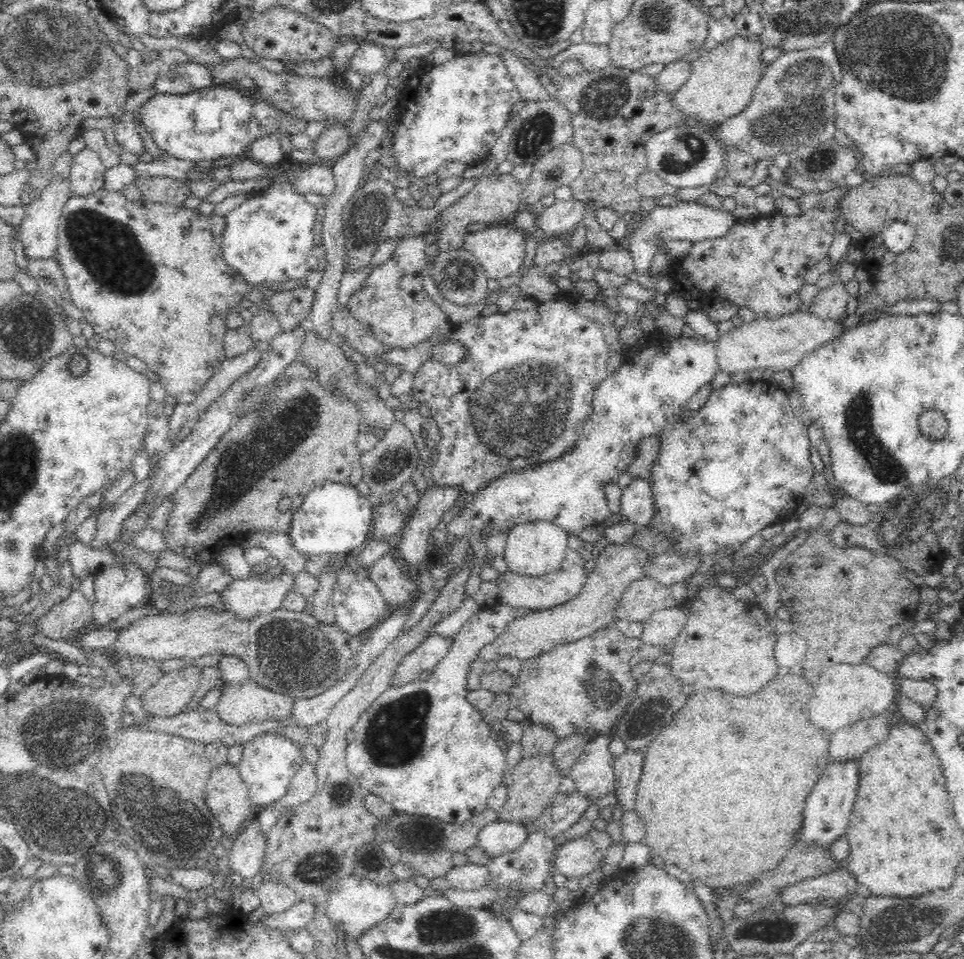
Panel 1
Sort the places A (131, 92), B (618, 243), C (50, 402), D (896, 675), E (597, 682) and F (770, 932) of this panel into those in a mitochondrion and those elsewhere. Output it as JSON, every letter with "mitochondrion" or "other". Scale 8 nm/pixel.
{"A":"other","B":"other","C":"other","D":"other","E":"mitochondrion","F":"mitochondrion"}

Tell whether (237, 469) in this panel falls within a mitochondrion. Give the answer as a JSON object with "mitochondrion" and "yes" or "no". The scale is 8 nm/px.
{"mitochondrion":"yes"}

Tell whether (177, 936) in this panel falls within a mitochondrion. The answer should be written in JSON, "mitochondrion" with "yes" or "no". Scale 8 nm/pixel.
{"mitochondrion":"no"}

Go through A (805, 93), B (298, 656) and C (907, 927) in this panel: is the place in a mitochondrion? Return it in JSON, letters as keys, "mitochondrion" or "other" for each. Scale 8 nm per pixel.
{"A":"mitochondrion","B":"mitochondrion","C":"mitochondrion"}

